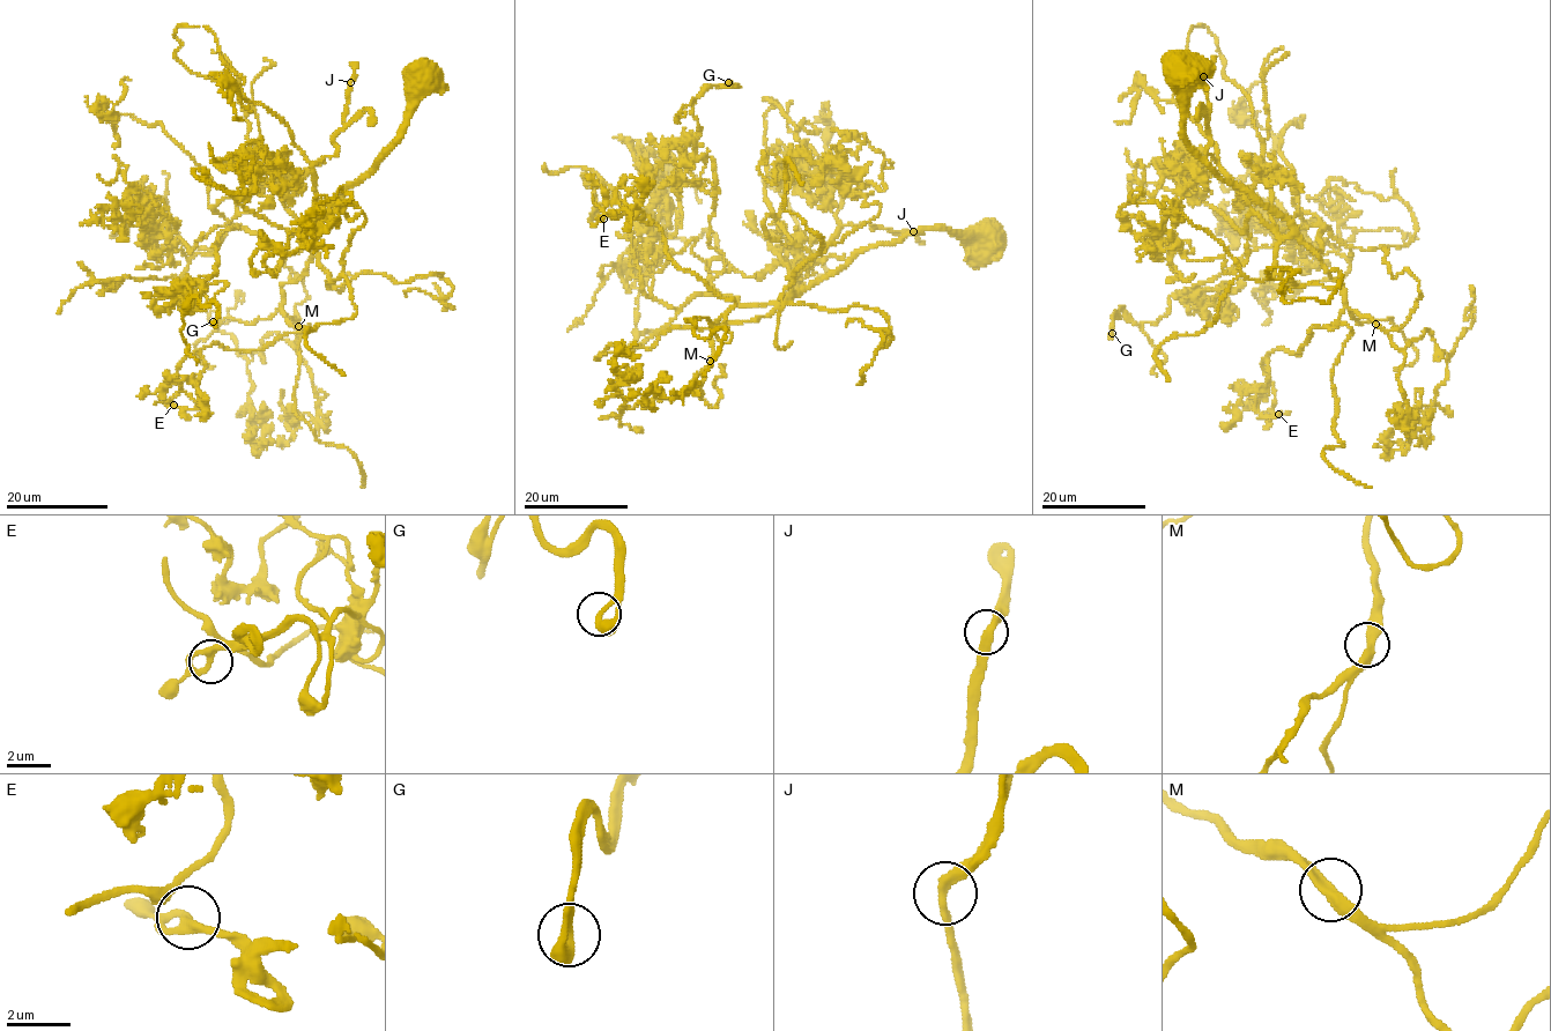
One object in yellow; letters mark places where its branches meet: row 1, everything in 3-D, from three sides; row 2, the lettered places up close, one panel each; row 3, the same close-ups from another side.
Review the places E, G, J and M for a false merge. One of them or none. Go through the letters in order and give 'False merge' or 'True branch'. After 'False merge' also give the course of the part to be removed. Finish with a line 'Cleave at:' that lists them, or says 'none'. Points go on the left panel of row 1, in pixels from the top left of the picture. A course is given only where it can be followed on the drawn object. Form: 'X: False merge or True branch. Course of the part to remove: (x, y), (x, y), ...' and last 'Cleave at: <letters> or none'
E: True branch
G: True branch
J: True branch
M: True branch
Cleave at: none

